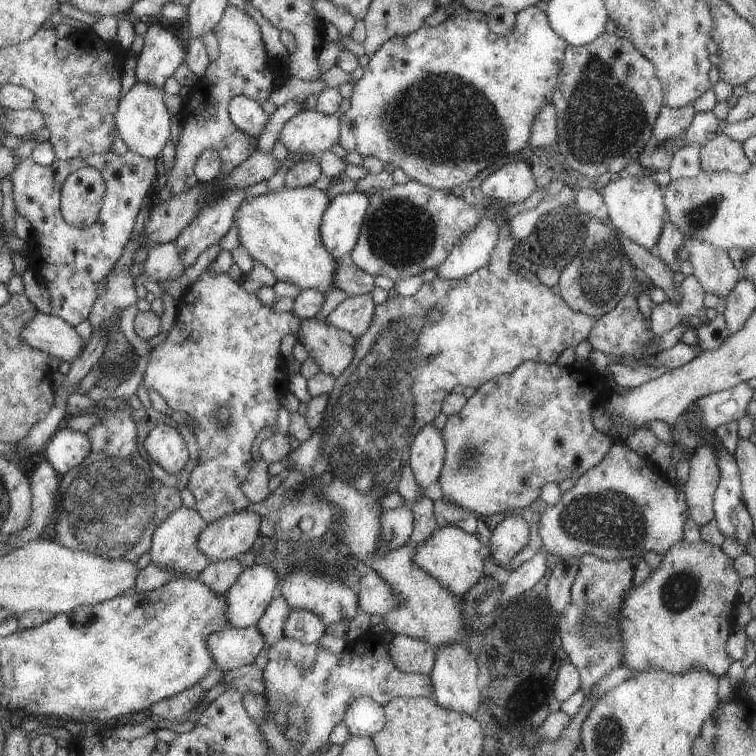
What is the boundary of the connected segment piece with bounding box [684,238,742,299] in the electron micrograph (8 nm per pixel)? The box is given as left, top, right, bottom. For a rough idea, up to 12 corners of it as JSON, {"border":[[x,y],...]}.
{"border":[[690,238],[693,274],[702,289],[728,297],[742,279],[730,252]]}

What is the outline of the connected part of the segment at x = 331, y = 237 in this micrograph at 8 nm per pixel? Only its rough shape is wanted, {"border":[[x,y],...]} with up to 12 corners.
{"border":[[340,194],[323,216],[321,237],[337,259],[359,243],[370,203]]}

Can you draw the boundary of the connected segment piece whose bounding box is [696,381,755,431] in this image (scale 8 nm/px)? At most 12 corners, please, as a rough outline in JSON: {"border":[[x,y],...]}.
{"border":[[745,381],[704,396],[707,427],[714,431],[744,417],[755,389]]}

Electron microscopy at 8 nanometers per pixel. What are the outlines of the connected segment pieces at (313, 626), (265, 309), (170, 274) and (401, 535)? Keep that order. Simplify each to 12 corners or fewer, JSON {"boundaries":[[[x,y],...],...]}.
{"boundaries":[[[294,608],[283,632],[311,644],[325,635],[319,614]],[[228,272],[188,288],[144,388],[188,412],[207,523],[250,504],[301,319]],[[172,241],[148,248],[143,279],[177,279],[186,269]],[[405,502],[383,517],[379,553],[408,544],[413,513]]]}

